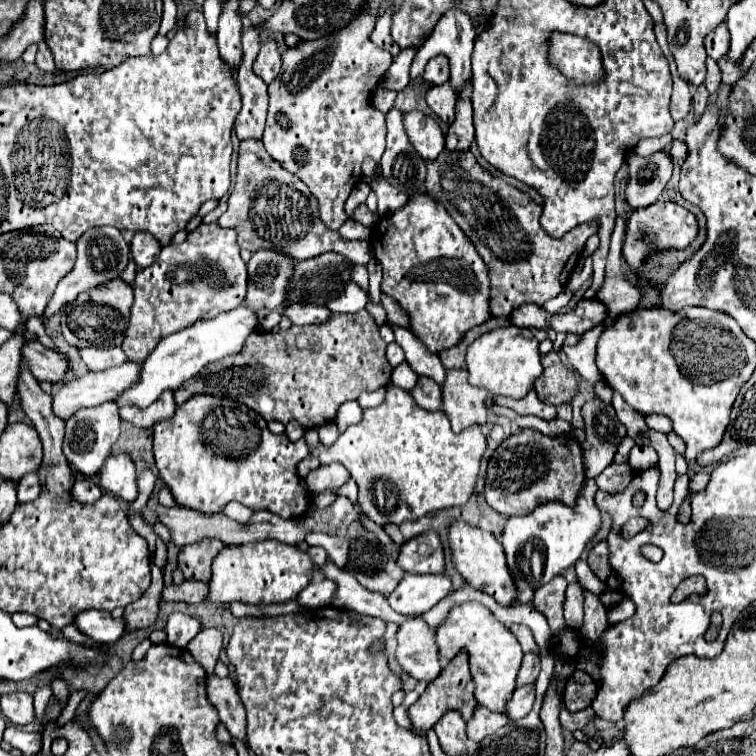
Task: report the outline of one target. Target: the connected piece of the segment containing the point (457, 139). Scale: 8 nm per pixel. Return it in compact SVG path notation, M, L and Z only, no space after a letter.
M468 84L456 102L456 120L450 124L450 130L446 134L446 150L468 150L474 142L470 90L472 86Z

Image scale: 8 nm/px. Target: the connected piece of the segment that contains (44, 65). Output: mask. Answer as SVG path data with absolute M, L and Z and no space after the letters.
M42 42L42 44L38 46L36 64L38 64L44 72L52 72L52 70L54 70L54 58L52 58L52 52L50 52L50 48L46 46L46 42Z

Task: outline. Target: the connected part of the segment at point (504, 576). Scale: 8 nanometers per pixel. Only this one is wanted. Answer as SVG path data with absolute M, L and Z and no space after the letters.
M454 522L450 526L450 548L452 548L456 570L464 576L464 580L470 586L486 592L498 604L512 604L514 600L518 600L516 586L512 582L512 576L508 574L506 554L502 550L502 544L492 534L488 534L480 528L474 528L466 522Z

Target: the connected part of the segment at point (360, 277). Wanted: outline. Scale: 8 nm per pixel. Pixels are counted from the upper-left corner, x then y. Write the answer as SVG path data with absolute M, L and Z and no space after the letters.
M352 266L352 278L354 282L362 288L362 290L368 290L368 272L366 272L366 266Z

